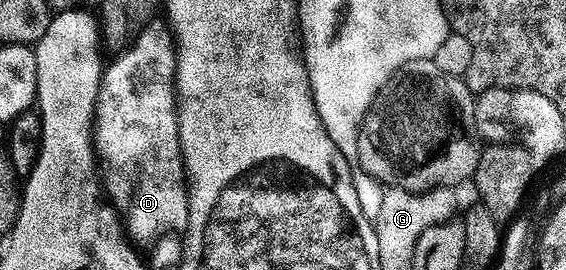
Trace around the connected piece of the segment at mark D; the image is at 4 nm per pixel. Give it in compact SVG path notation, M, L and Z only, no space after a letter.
M155 20L149 22L140 32L138 39L126 50L117 55L114 63L107 65L102 71L102 83L96 96L94 105L94 121L92 123L92 145L100 163L100 181L104 187L105 197L111 206L118 211L131 243L139 247L153 247L166 235L177 235L185 231L188 224L188 195L186 194L186 169L182 163L182 149L180 148L180 136L178 135L178 104L174 97L174 37L170 33L170 27L165 21Z

